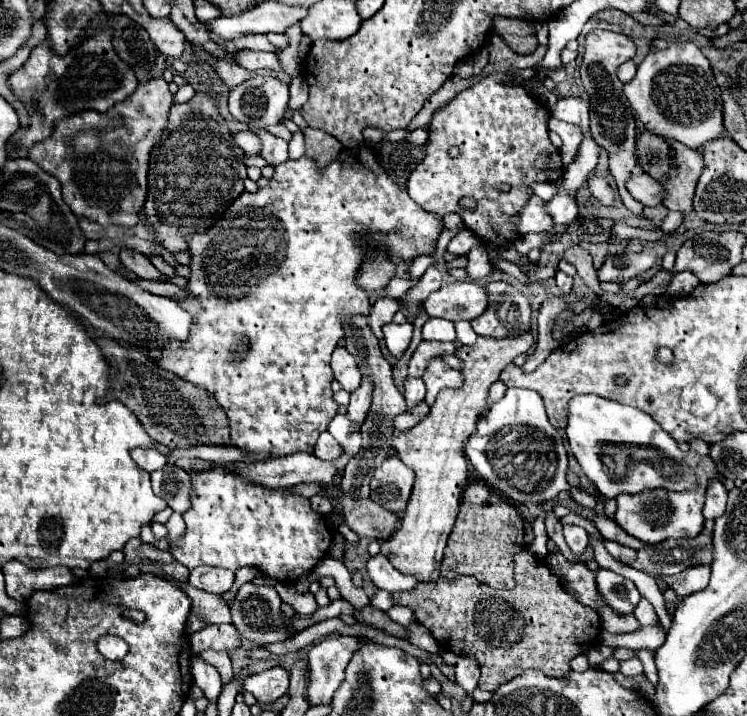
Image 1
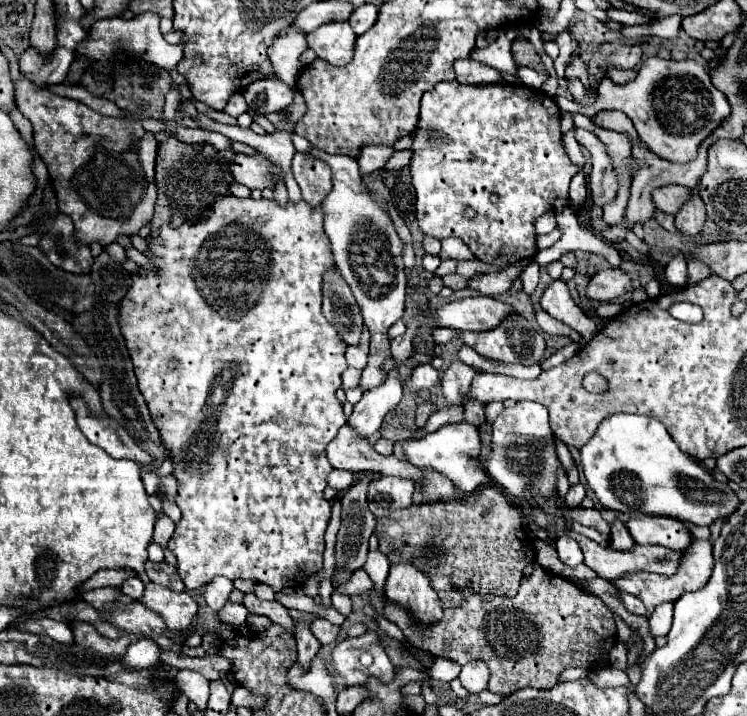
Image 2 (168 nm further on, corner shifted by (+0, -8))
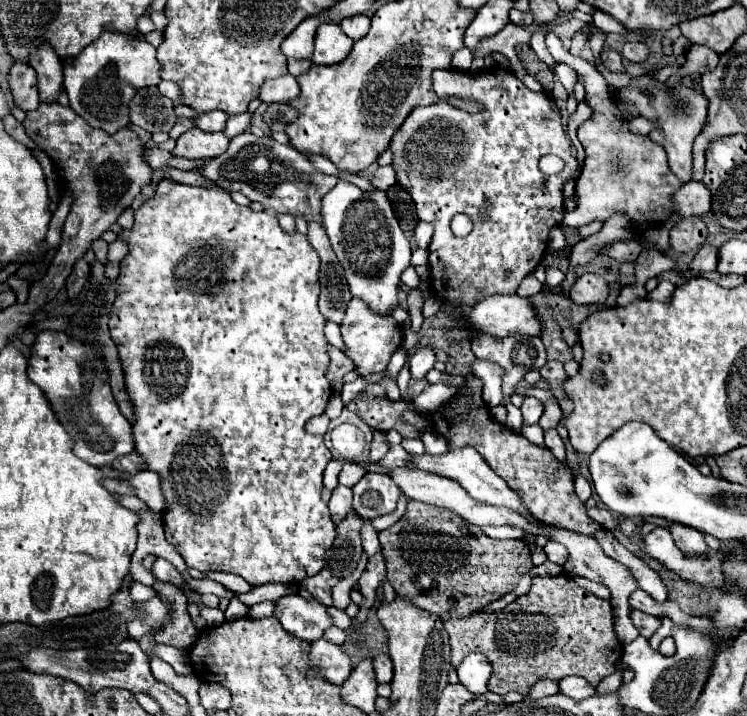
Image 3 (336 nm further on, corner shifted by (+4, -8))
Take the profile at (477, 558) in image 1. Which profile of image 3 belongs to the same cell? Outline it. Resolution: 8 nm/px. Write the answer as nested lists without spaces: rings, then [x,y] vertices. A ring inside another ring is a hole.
[[[413,500],[407,502],[403,518],[395,526],[385,530],[385,538],[383,534],[379,536],[387,566],[387,580],[391,582],[395,592],[409,596],[419,608],[425,608],[443,620],[461,618],[483,610],[489,602],[495,602],[501,596],[513,592],[519,576],[533,568],[529,546],[523,540],[493,540],[485,536],[479,526],[469,524],[451,510]]]

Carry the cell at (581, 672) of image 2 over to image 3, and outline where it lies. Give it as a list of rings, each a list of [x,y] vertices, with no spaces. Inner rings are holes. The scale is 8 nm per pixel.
[[[541,680],[531,688],[531,692],[527,696],[529,698],[543,698],[543,696],[551,696],[551,694],[557,694],[557,692],[559,692],[557,680]]]

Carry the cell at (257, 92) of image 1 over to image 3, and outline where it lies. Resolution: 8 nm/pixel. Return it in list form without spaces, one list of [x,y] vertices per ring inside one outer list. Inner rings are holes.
[[[285,74],[275,80],[265,80],[261,90],[259,90],[259,100],[261,102],[291,102],[299,96],[299,84],[295,76]]]

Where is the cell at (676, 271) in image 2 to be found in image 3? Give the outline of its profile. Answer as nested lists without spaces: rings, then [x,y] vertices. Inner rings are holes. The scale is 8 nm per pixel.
[[[659,284],[659,286],[649,294],[649,298],[653,298],[653,300],[669,300],[669,296],[673,294],[673,290],[675,290],[675,286],[671,286],[671,284]]]

